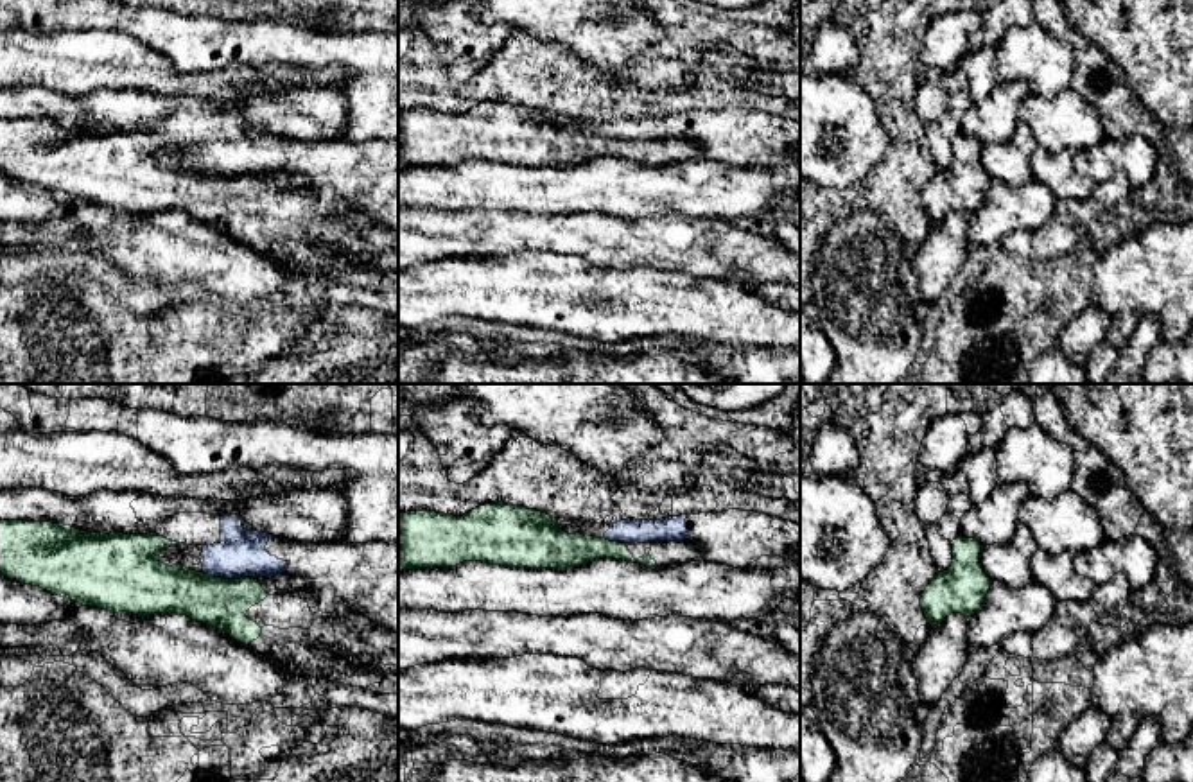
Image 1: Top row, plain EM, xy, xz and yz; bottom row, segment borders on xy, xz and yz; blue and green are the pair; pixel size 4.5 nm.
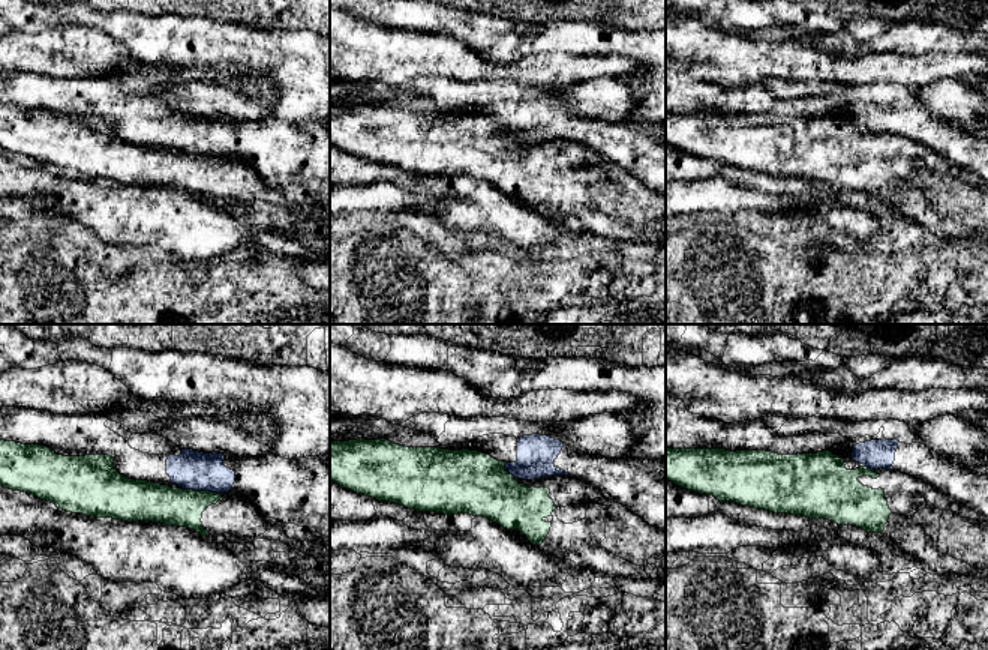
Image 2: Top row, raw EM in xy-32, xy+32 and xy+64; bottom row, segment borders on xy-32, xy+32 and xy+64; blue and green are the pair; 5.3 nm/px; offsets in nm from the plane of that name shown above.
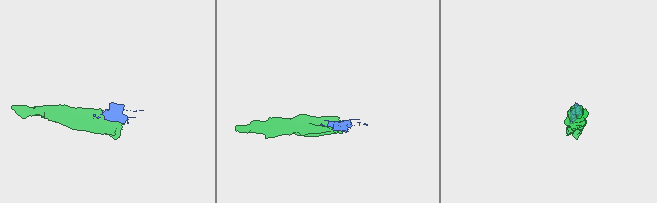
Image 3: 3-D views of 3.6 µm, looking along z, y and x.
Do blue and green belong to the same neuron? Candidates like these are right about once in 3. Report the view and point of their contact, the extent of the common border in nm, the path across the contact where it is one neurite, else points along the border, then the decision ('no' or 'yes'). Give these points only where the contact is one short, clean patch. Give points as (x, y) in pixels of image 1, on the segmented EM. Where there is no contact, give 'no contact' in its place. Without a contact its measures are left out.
xy (226, 578) | 220 nm | along xy (203, 571), (225, 578), (248, 578) | no

